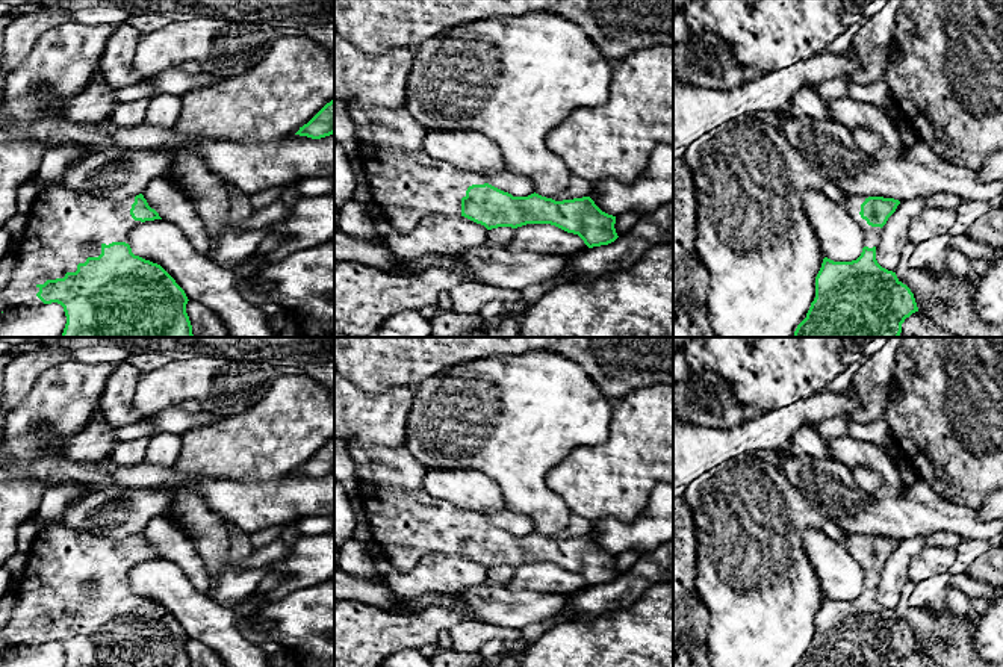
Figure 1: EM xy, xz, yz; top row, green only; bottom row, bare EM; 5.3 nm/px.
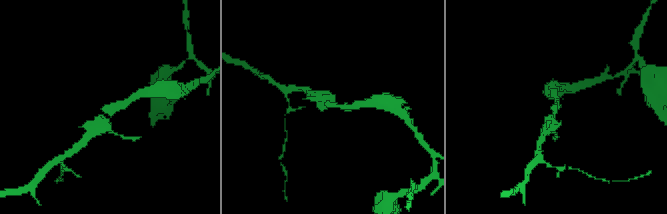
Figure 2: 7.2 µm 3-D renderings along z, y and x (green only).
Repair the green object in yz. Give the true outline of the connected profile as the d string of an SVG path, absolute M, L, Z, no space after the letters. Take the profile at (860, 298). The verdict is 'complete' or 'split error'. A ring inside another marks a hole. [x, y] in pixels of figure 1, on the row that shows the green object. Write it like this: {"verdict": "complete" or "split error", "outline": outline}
{"verdict": "split error", "outline": "M849 195L840 203L862 228L864 248L852 262L823 259L815 277L815 298L806 318L797 325L794 337L899 337L902 324L918 312L914 293L896 272L882 268L876 260L876 247L882 227L900 204L899 200L883 197Z"}

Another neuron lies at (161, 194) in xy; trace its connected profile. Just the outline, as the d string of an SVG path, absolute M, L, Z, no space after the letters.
M168 175L153 178L142 195L162 219L174 222L185 233L198 254L210 254L212 242L203 221L192 203L171 183Z

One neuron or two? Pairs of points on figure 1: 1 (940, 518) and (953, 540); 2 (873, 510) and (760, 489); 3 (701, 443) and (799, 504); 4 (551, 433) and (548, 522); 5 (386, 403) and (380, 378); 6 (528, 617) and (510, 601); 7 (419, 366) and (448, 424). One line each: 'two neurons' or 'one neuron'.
1: two neurons
2: two neurons
3: two neurons
4: one neuron
5: two neurons
6: one neuron
7: two neurons

